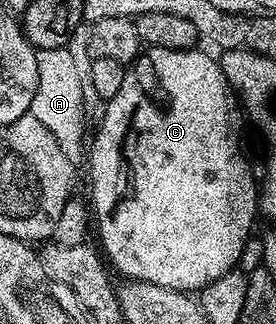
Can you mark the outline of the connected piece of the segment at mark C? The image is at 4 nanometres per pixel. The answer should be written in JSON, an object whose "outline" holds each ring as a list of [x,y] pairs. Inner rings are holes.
{"outline":[[[150,46],[142,49],[125,71],[123,88],[119,88],[117,95],[108,99],[104,106],[105,115],[101,118],[101,127],[98,128],[97,135],[94,138],[92,135],[91,145],[87,150],[87,162],[89,158],[89,182],[93,185],[91,210],[95,215],[95,234],[101,237],[99,246],[108,265],[114,271],[117,269],[119,273],[125,274],[121,276],[126,279],[147,280],[151,284],[186,292],[201,291],[204,286],[211,284],[211,280],[219,280],[223,272],[234,269],[240,263],[245,245],[254,233],[253,221],[259,218],[259,186],[258,183],[257,186],[253,183],[253,174],[249,171],[252,170],[250,163],[245,161],[241,152],[243,110],[227,76],[223,76],[220,61],[216,57],[204,54],[201,48],[176,50]]]}

